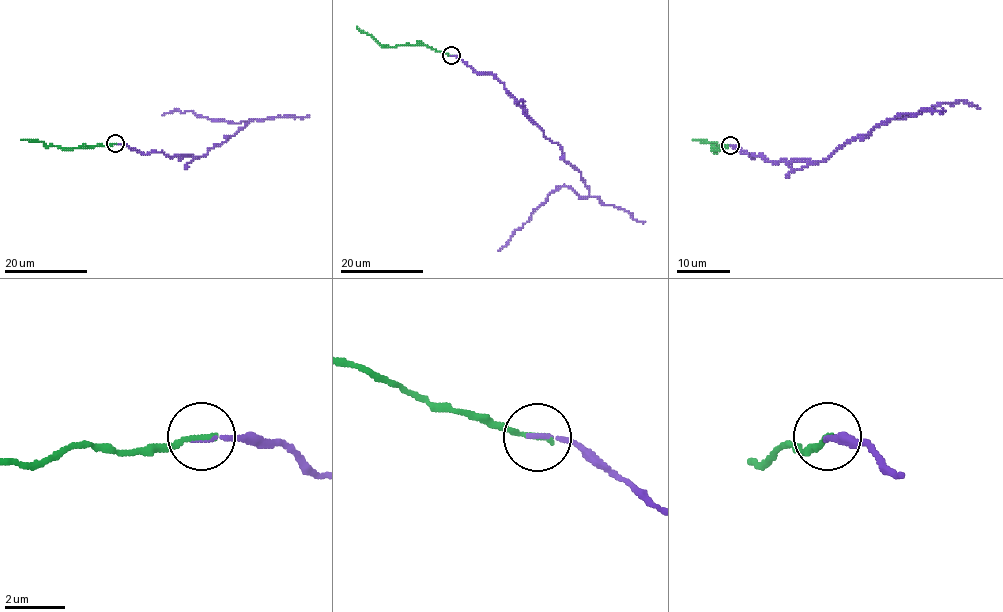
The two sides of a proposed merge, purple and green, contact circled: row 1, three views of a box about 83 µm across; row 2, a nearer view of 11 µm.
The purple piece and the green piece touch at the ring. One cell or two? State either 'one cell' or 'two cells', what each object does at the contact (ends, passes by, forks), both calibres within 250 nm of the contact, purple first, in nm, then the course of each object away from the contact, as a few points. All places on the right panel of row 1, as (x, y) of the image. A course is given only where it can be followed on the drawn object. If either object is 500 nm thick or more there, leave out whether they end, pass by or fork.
one cell | purple ends | green ends | 130/200 nm | purple via (729, 146), (753, 159), (822, 162), (901, 113), (910, 113), (905, 118), (897, 117), (956, 101), (980, 109) | green via (729, 144), (716, 152), (719, 147), (705, 140), (692, 140)

